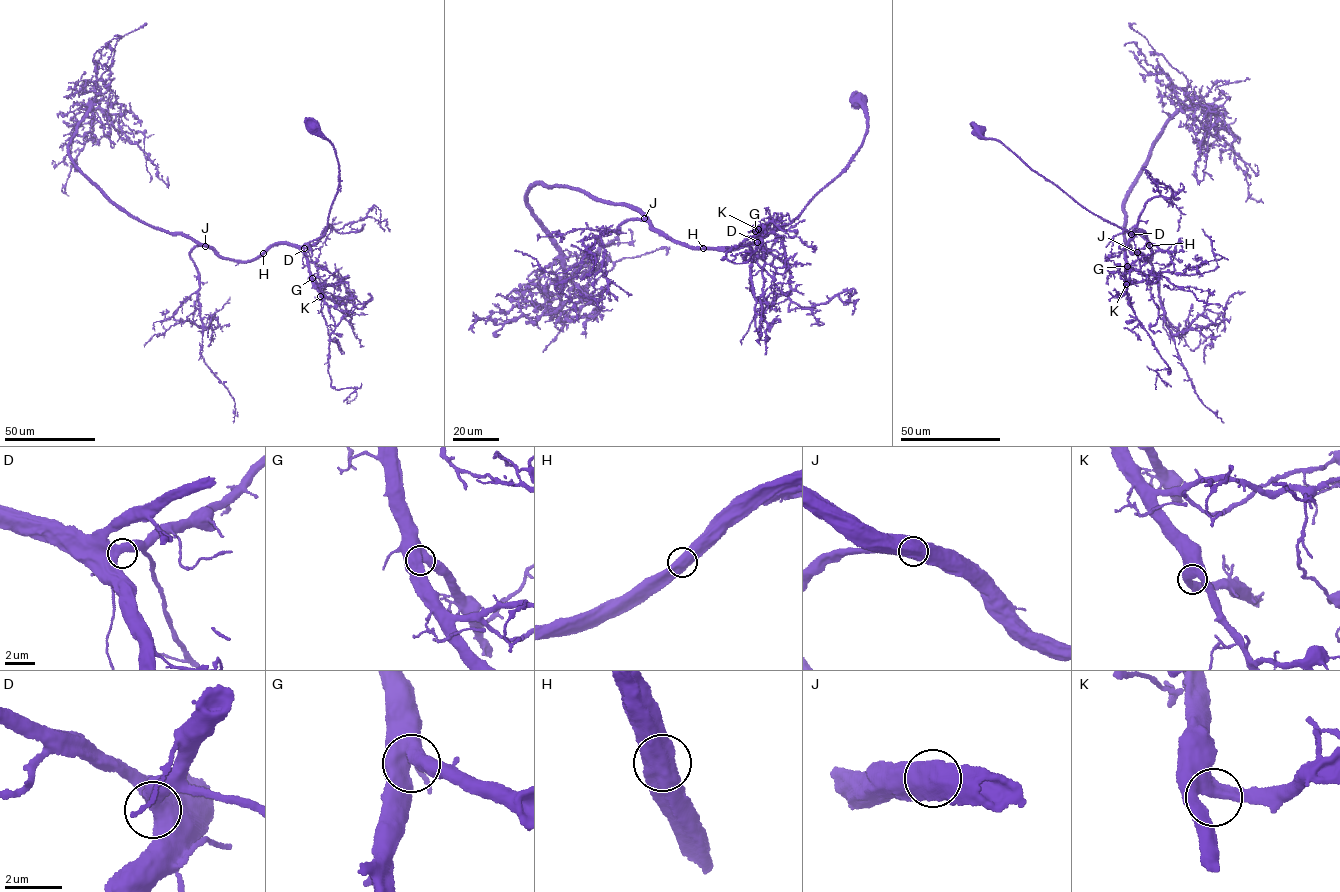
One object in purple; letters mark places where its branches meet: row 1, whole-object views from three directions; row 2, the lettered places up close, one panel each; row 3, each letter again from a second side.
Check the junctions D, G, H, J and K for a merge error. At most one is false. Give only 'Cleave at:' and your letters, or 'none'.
Cleave at: none

